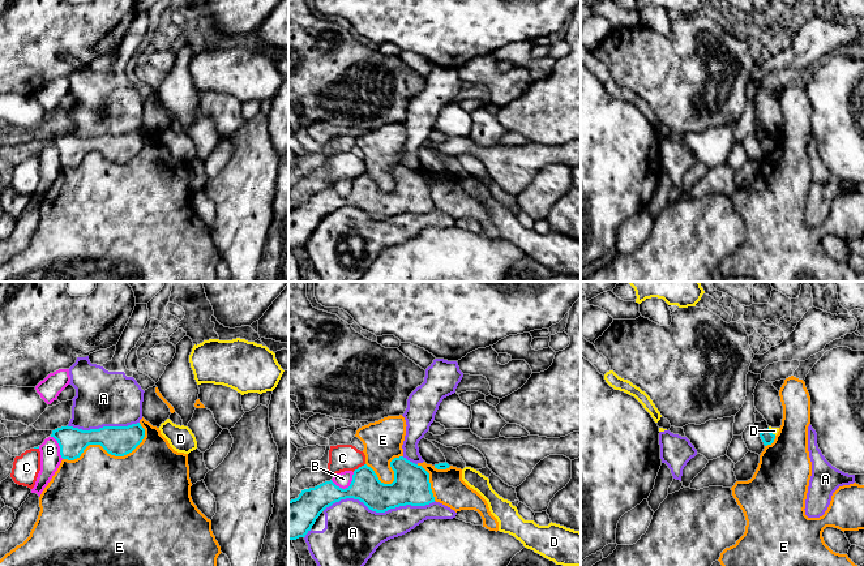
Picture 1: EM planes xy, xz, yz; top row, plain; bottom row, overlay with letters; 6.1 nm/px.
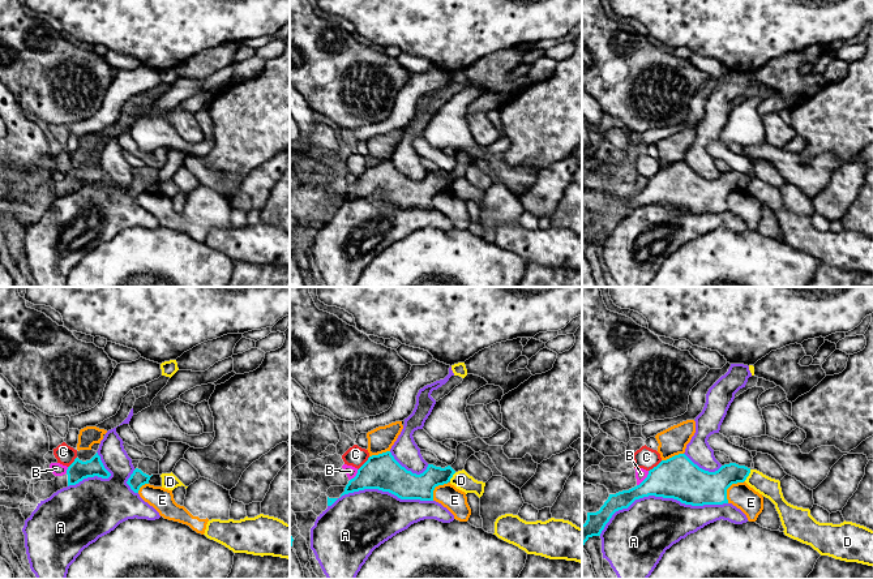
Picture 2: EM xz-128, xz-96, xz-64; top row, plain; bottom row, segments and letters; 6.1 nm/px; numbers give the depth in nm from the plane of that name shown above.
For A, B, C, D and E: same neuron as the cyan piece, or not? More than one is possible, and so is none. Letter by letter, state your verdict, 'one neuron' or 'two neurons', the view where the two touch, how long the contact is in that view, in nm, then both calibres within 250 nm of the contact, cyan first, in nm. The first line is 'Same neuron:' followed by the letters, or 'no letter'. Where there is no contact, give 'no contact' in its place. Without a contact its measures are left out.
Same neuron: no letter
A: two neurons; meets cyan in xz; contact 700 nm long; 220 nm thick on the cyan side, 360 nm on the other
B: two neurons; meets cyan in xz; contact 160 nm long; 190 nm thick on the cyan side, 90 nm on the other
C: two neurons; meets cyan in xz; contact 90 nm long; 190 nm thick on the cyan side, 160 nm on the other
D: two neurons; meets cyan in yz; contact 70 nm long; 80 nm thick on the cyan side, 50 nm on the other
E: two neurons; meets cyan in xy; contact 550 nm long; 190 nm thick on the cyan side, 480 nm on the other

